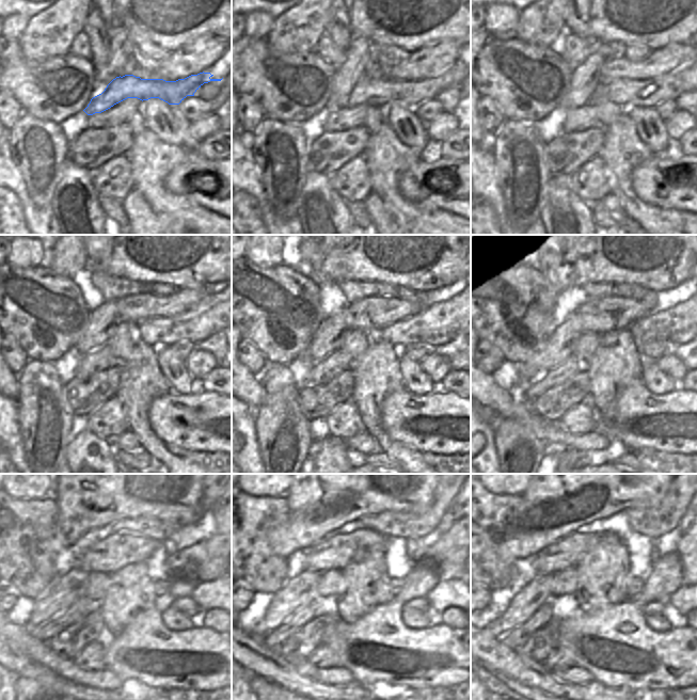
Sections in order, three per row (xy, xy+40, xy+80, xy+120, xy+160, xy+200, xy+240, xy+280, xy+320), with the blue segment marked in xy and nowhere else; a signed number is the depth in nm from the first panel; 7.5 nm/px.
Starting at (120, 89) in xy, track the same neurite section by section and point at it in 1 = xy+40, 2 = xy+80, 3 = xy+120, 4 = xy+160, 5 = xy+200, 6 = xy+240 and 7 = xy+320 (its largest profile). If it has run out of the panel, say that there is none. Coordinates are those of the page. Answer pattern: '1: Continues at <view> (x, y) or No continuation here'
1: Continues at xy+40 (379, 91)
2: Continues at xy+80 (622, 92)
3: Continues at xy+120 (156, 332)
4: Continues at xy+160 (421, 328)
5: Continues at xy+200 (656, 327)
6: Continues at xy+240 (181, 565)
7: Continues at xy+320 (683, 567).

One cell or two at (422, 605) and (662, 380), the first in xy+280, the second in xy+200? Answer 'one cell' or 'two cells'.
two cells

